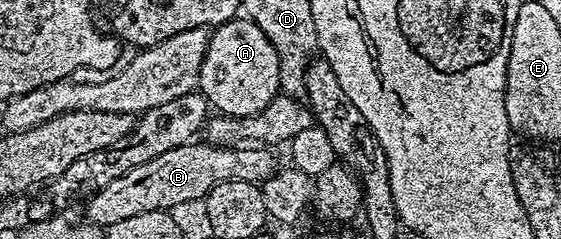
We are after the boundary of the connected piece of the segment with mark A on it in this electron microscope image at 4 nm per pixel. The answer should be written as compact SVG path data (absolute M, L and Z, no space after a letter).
M237 16L228 22L223 22L220 26L211 31L206 48L206 56L202 60L200 69L199 93L208 99L208 105L213 111L230 118L249 118L262 108L266 108L272 103L280 89L280 65L278 64L278 52L274 52L274 44L258 28L258 24L247 16Z

